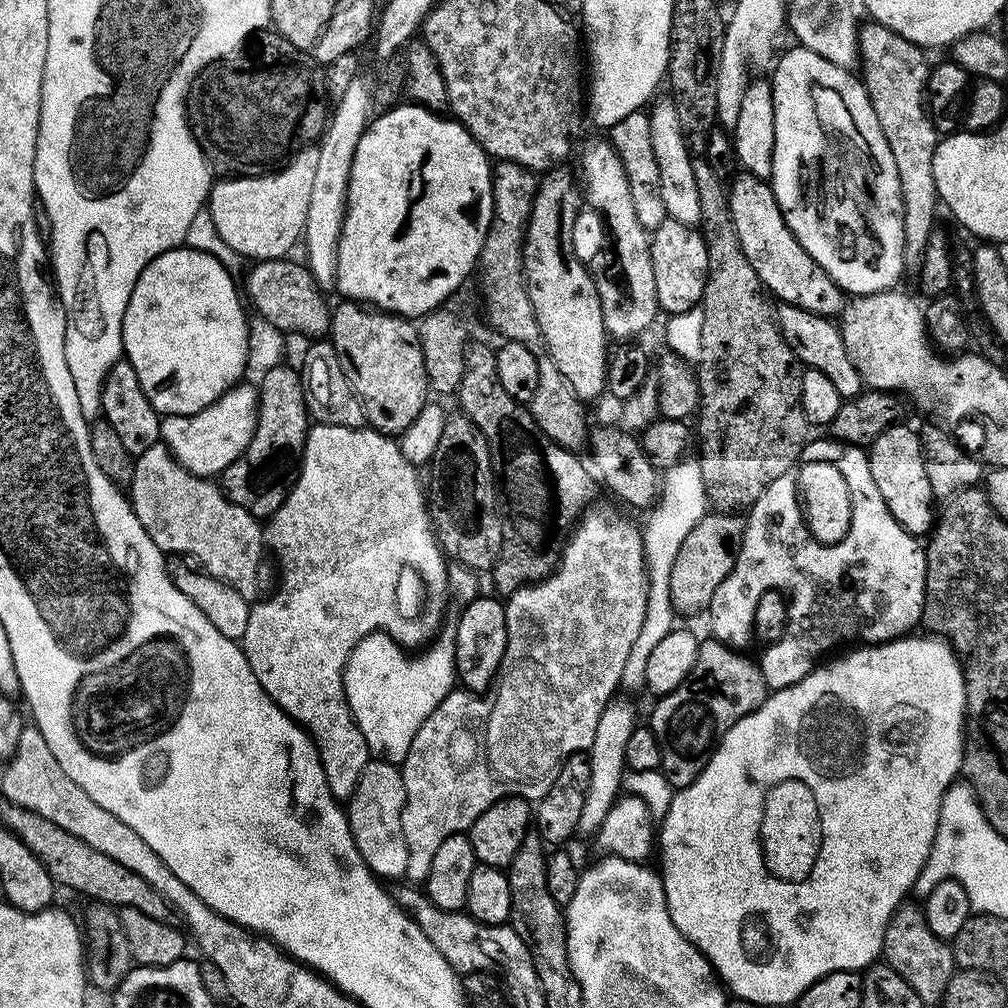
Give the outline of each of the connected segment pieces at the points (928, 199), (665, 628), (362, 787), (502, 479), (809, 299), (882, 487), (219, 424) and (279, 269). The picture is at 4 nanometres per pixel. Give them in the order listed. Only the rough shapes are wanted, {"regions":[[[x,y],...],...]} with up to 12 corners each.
{"regions":[[[875,22],[859,67],[890,142],[904,266],[919,273],[936,220],[936,126],[925,49]],[[677,464],[642,529],[646,618],[626,658],[625,689],[644,684],[654,646],[672,632],[670,573],[706,514],[703,485]],[[369,759],[346,801],[373,876],[409,875],[403,771]],[[534,422],[484,435],[504,598],[556,571],[597,485]],[[771,183],[728,184],[742,254],[777,301],[839,317],[845,293],[794,238]],[[891,424],[867,453],[870,482],[911,536],[938,512],[919,431]],[[228,389],[193,416],[164,416],[161,441],[216,478],[248,449],[258,392]],[[292,258],[247,269],[249,305],[285,334],[320,338],[330,304]]]}

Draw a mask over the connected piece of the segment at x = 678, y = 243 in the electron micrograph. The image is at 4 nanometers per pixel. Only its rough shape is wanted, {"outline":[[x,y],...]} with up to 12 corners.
{"outline":[[668,219],[652,250],[656,302],[668,314],[704,299],[708,246]]}

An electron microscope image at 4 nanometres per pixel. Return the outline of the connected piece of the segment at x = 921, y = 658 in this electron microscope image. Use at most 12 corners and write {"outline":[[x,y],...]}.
{"outline":[[947,640],[856,646],[658,824],[733,997],[881,959],[964,767]]}

